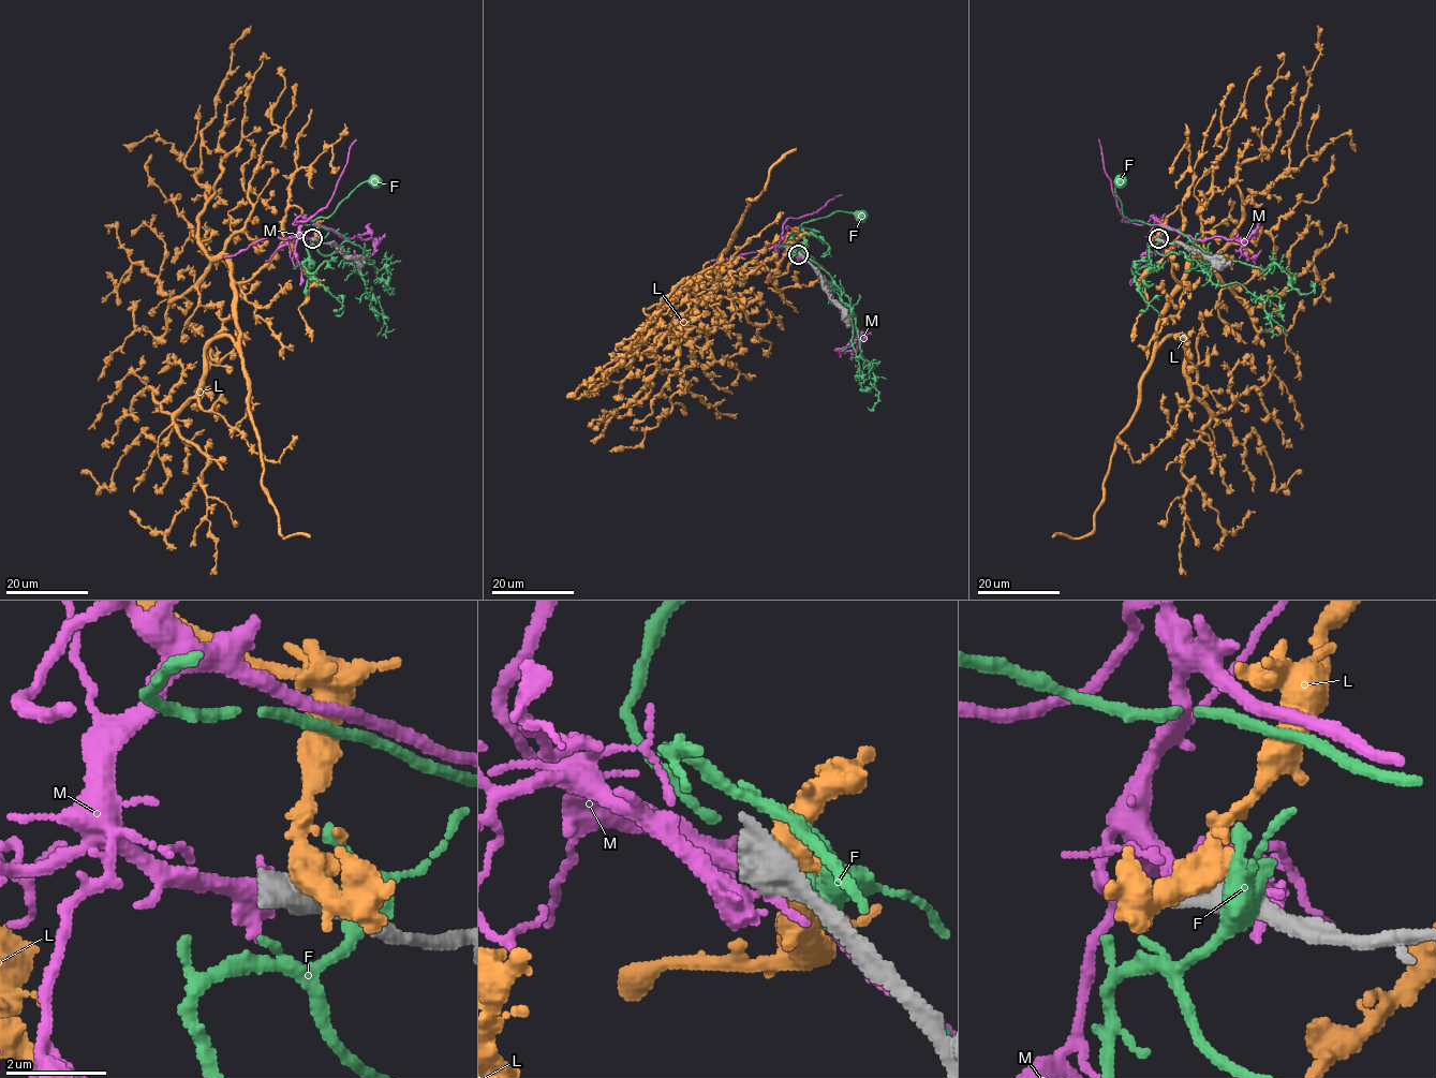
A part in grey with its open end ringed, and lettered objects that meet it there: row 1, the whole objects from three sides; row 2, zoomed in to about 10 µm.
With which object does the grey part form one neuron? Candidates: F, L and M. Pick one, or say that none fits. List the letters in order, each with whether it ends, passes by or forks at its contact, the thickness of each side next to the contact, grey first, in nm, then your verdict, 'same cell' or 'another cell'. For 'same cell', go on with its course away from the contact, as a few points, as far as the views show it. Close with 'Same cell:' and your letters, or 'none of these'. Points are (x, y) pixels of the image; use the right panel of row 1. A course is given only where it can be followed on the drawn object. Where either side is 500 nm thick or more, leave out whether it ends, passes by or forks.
F: it forks | 360/440 nm | another cell
L: 800/400 nm | another cell
M: 500/360 nm | another cell
Same cell: none of these

